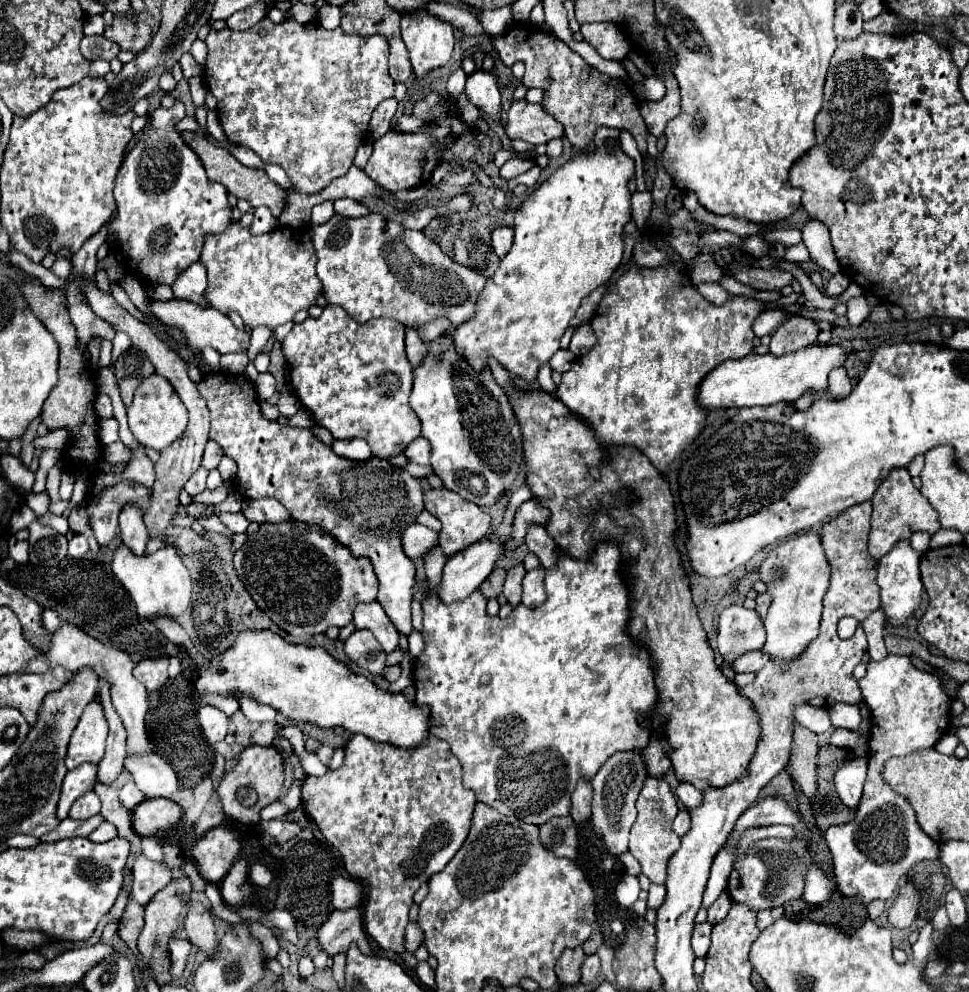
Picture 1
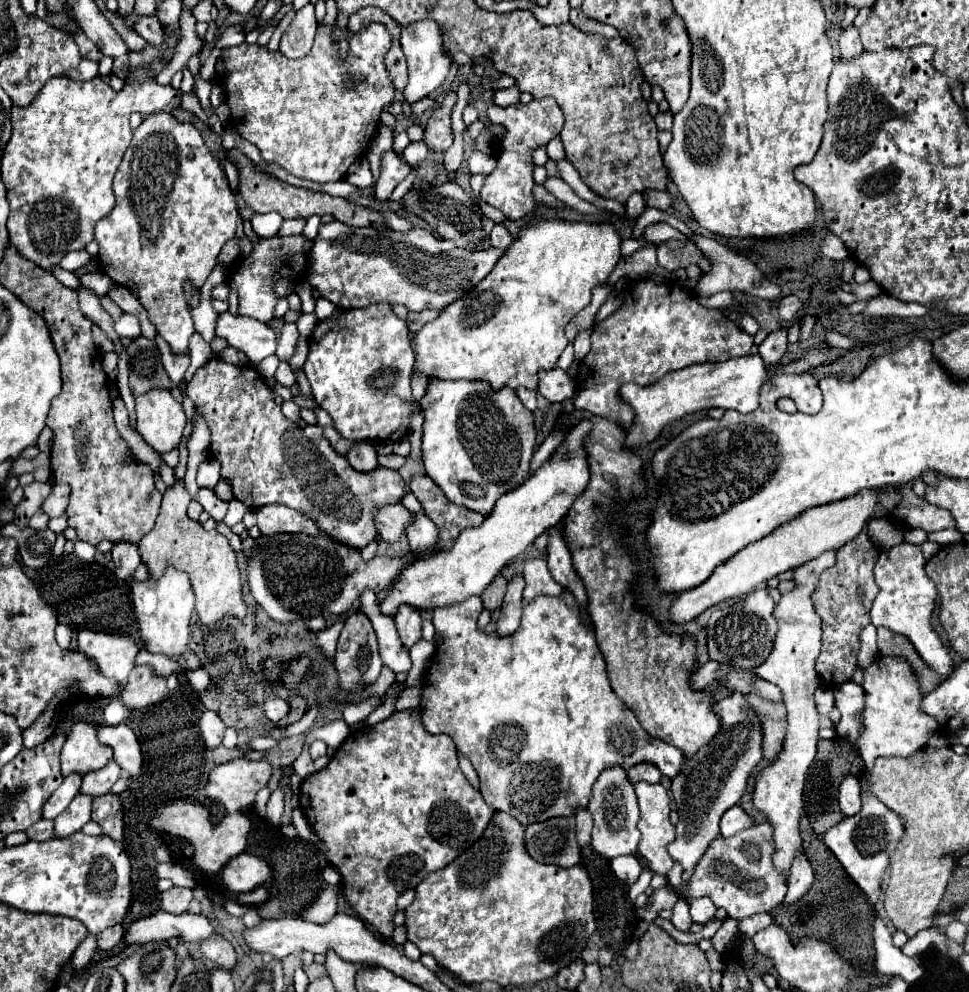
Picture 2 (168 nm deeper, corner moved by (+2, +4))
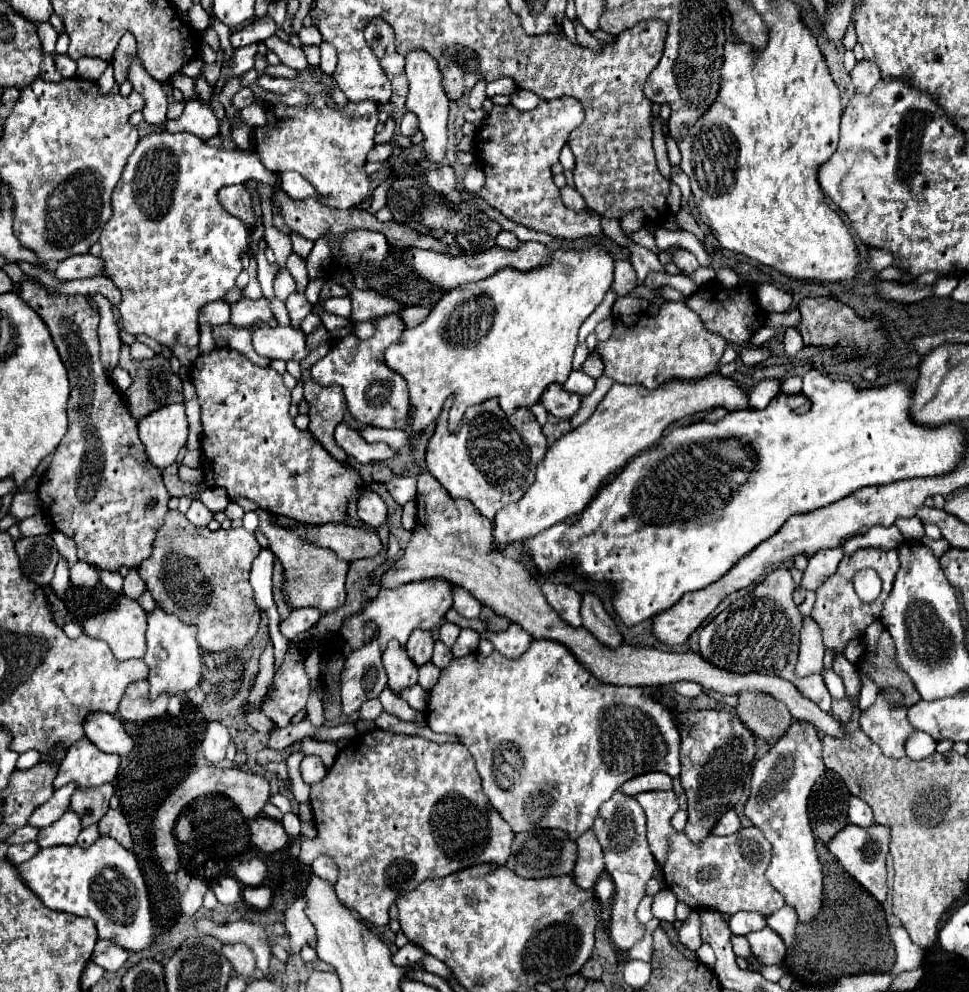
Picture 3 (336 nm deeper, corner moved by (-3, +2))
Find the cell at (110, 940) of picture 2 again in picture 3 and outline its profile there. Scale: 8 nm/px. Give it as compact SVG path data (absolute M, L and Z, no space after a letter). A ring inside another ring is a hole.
M97 940L97 946L91 956L91 960L107 972L117 972L125 964L127 958L129 958L127 950L121 950L119 946L115 946L107 940Z

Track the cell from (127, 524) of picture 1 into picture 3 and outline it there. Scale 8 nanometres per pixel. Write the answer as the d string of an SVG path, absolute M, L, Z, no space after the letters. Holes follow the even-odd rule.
M131 568L125 578L125 584L123 584L123 594L133 600L139 600L143 596L143 592L145 592L145 582L139 578L137 570Z

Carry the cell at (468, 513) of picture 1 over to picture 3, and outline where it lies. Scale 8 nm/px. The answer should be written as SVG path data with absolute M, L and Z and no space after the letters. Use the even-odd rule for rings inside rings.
M429 474L417 476L417 526L413 528L413 536L405 548L401 560L397 560L381 578L383 588L397 588L401 584L413 580L429 580L439 578L451 584L457 584L469 590L483 606L491 608L495 614L505 616L509 622L519 624L525 632L533 638L545 638L567 646L573 656L601 682L615 684L615 686L663 686L673 684L679 680L691 680L721 694L741 694L749 690L759 690L775 696L777 700L785 702L791 716L801 722L811 722L817 730L825 732L827 736L845 738L845 726L835 720L829 712L819 710L815 702L807 700L805 696L785 682L783 678L763 676L763 674L733 674L721 668L707 664L699 654L685 652L661 652L657 648L639 646L639 644L623 644L619 648L603 646L587 628L573 628L565 624L559 614L547 604L539 584L529 576L521 562L503 556L493 546L493 522L481 516L475 506L467 500L453 500L449 498L447 490Z

